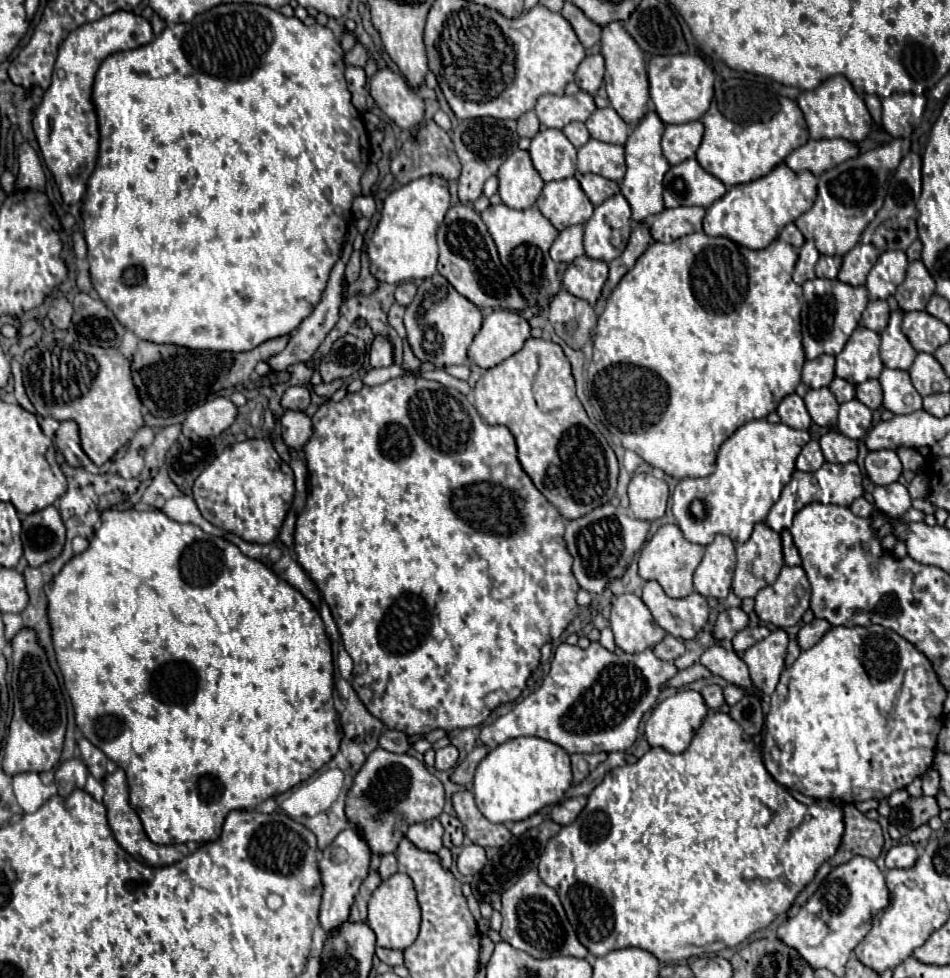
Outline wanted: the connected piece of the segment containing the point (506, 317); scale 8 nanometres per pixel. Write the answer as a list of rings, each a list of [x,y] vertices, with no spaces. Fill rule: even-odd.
[[[493,311],[483,319],[483,325],[469,347],[469,359],[481,369],[491,369],[517,353],[531,337],[529,331],[529,323],[517,313]]]

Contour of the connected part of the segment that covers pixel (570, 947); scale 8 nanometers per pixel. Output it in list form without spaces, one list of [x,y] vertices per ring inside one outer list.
[[[535,869],[523,875],[515,885],[511,885],[501,895],[501,903],[503,903],[501,937],[503,941],[511,943],[515,949],[521,949],[537,959],[555,957],[555,955],[573,955],[573,957],[589,955],[589,951],[577,941],[577,935],[565,917],[565,911],[563,911],[563,905],[559,903],[557,893],[541,881]]]

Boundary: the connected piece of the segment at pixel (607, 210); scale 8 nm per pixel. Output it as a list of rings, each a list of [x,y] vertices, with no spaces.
[[[615,195],[607,199],[599,207],[595,207],[593,217],[585,223],[585,255],[591,259],[611,263],[627,247],[631,229],[633,229],[633,217],[631,217],[631,207],[627,199],[623,195]]]

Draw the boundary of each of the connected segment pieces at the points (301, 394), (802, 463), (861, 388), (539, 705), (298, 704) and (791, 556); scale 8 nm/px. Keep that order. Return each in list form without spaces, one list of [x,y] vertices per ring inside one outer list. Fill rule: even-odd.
[[[289,387],[281,397],[281,407],[289,411],[305,411],[311,403],[311,391],[305,387]]]
[[[817,441],[805,443],[805,447],[801,449],[801,453],[797,457],[797,469],[799,471],[817,471],[823,463],[825,463],[825,457],[821,453],[819,443]]]
[[[869,379],[865,383],[859,383],[857,387],[857,399],[861,403],[865,403],[871,411],[875,411],[877,407],[881,407],[883,403],[883,391],[881,391],[881,385],[877,379]]]
[[[561,643],[541,687],[517,703],[507,715],[481,729],[481,741],[495,749],[515,737],[541,737],[573,753],[611,753],[629,749],[643,715],[655,705],[661,687],[677,673],[675,663],[659,661],[651,649],[641,653],[611,653],[601,643],[587,649]]]
[[[107,509],[101,513],[101,527],[95,531],[95,535],[89,541],[89,547],[75,555],[73,559],[69,559],[69,563],[59,571],[59,575],[55,575],[47,585],[45,585],[45,595],[49,601],[47,613],[49,613],[49,623],[51,623],[51,637],[53,637],[53,647],[55,647],[55,657],[63,675],[63,683],[65,689],[73,701],[73,709],[75,709],[75,721],[77,727],[81,729],[81,733],[85,735],[85,739],[89,739],[97,749],[101,749],[117,767],[121,767],[127,775],[127,783],[129,783],[129,803],[131,807],[137,811],[147,837],[157,843],[157,845],[169,845],[169,843],[187,843],[187,841],[217,841],[219,833],[221,833],[221,825],[223,819],[229,811],[233,809],[255,809],[259,803],[263,803],[269,797],[275,797],[279,793],[289,791],[291,787],[299,785],[301,781],[309,779],[315,771],[319,771],[327,761],[331,761],[331,757],[339,751],[339,741],[341,741],[341,731],[339,725],[335,721],[335,707],[333,707],[333,653],[331,653],[331,641],[325,635],[325,627],[321,621],[319,611],[295,589],[291,587],[287,581],[279,579],[267,565],[263,565],[257,559],[251,559],[247,555],[243,555],[237,545],[233,545],[231,541],[223,539],[223,537],[215,537],[205,533],[201,527],[191,525],[191,523],[177,523],[173,519],[169,519],[163,511],[157,509],[147,509],[147,511],[135,511],[135,509],[125,509],[125,511],[117,511],[117,509]]]
[[[787,529],[781,531],[781,539],[783,539],[783,555],[785,555],[785,563],[787,563],[787,565],[801,565],[799,551],[797,551],[797,547],[793,545],[791,533],[789,533]]]

